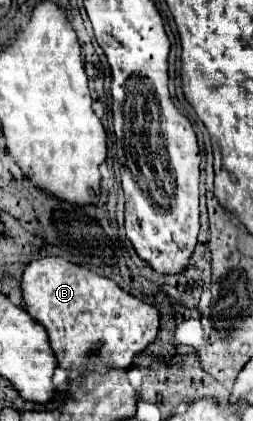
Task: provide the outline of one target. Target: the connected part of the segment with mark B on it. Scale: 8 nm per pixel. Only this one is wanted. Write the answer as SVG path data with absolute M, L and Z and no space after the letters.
M61 257L31 261L21 277L21 293L29 315L47 329L59 367L67 371L107 373L109 369L129 369L133 357L153 343L159 331L155 307L121 291L115 281Z

